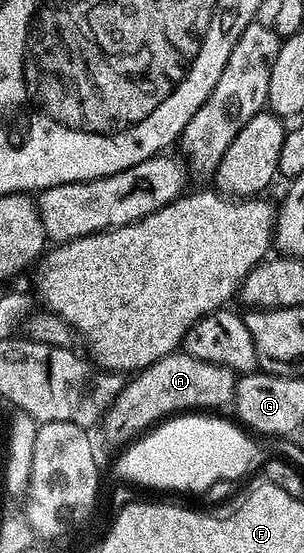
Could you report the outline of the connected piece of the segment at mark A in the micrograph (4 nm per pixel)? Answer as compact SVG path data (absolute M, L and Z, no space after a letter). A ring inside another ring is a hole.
M174 352L152 362L145 370L136 371L124 383L117 399L103 419L105 434L113 442L129 444L150 428L182 412L217 412L220 406L228 407L233 400L238 375L226 366L195 360L195 356Z

